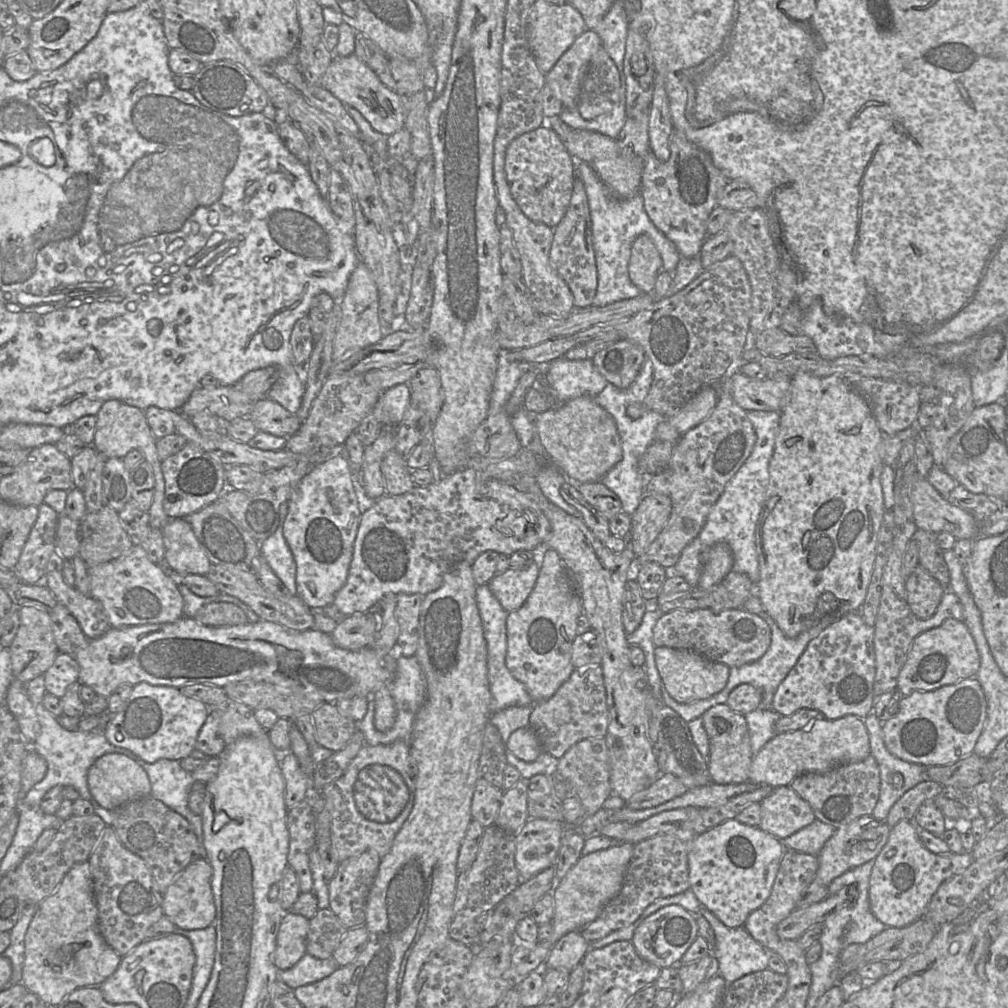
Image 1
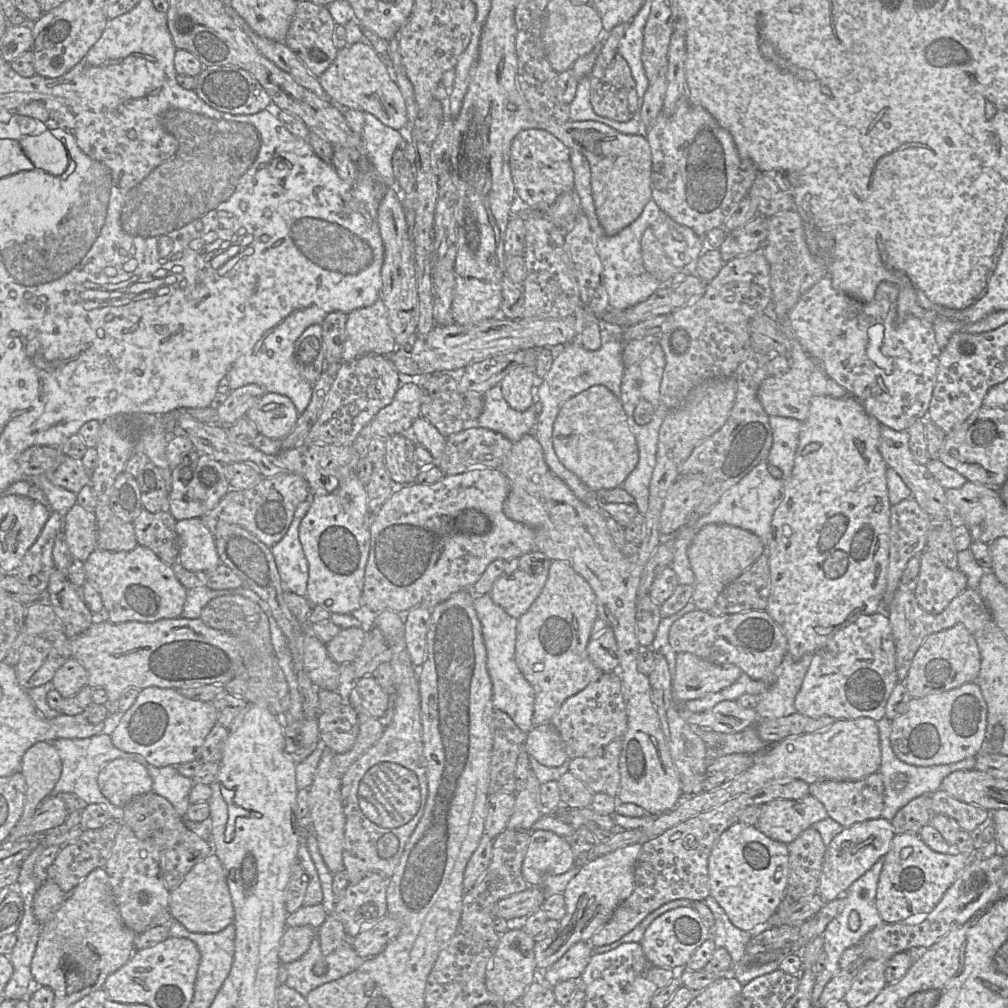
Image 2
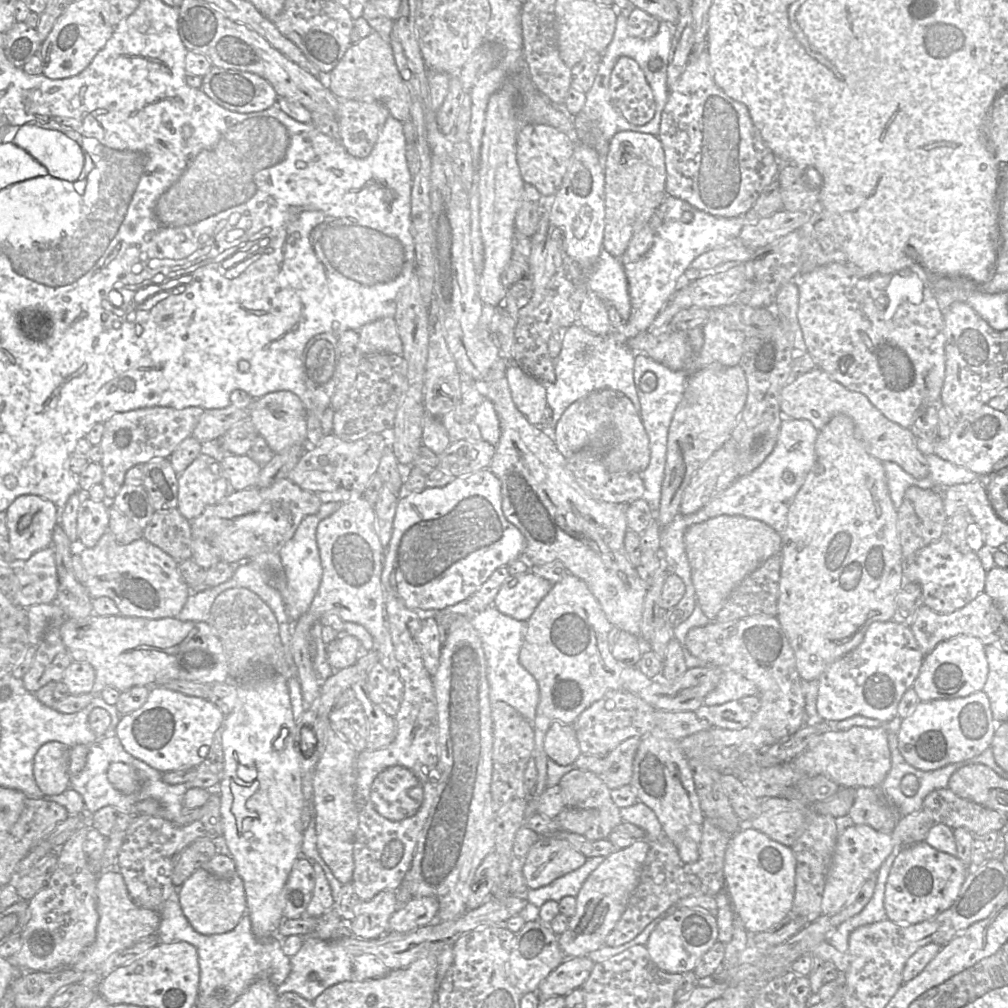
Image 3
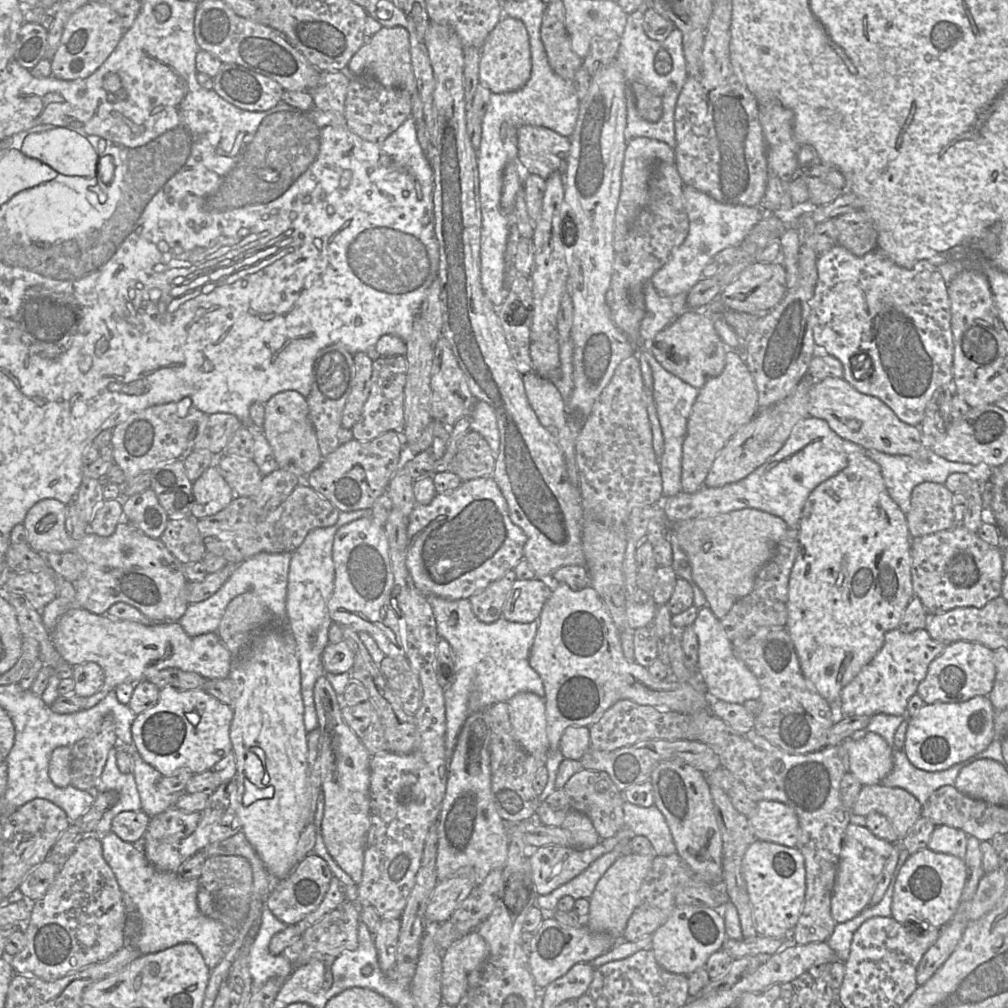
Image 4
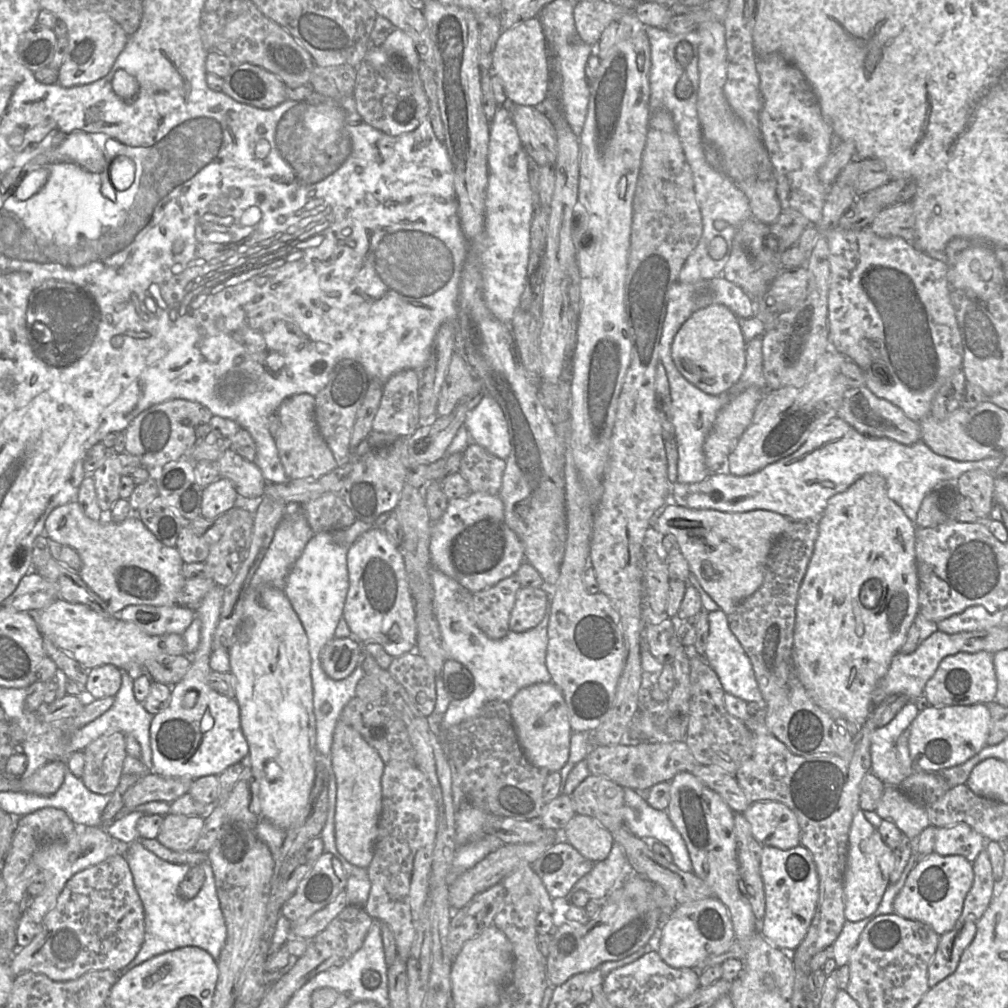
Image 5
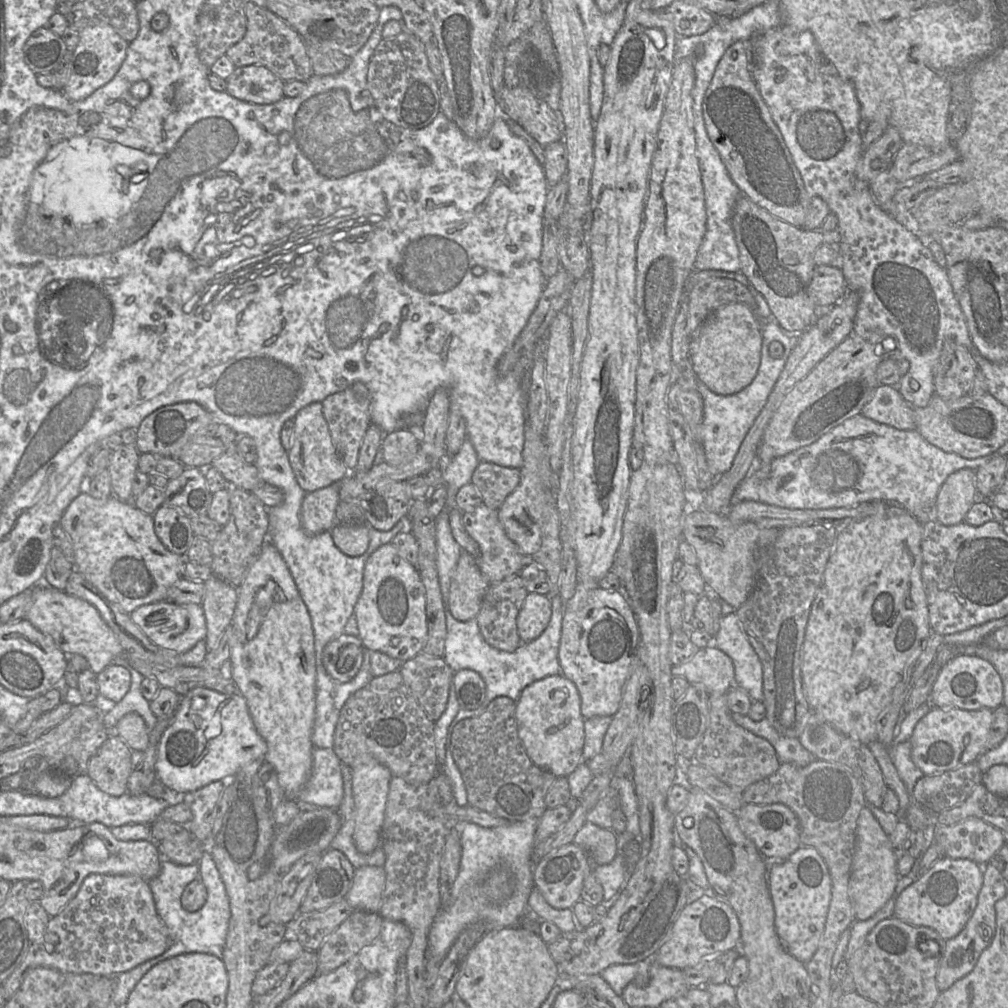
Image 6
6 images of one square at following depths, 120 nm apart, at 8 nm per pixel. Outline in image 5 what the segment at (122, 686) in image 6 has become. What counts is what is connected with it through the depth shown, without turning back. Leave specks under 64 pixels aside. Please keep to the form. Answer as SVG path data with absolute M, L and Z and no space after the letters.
M105 664L88 672L84 685L87 700L115 697L122 684L122 671L114 665Z

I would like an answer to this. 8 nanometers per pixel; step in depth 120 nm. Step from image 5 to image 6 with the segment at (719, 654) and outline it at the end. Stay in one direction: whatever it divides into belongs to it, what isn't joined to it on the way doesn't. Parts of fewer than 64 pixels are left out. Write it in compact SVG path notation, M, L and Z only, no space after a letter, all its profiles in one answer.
M736 612L721 617L712 645L731 658L735 686L745 690L753 701L763 701L762 664L743 632Z

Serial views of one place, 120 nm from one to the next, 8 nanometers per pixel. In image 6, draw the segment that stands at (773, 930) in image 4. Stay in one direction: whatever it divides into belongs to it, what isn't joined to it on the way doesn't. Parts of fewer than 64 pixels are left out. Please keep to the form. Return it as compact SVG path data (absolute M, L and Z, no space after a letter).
M801 846L786 860L769 863L768 884L777 935L792 956L807 963L815 954L825 928L831 901L829 869L815 848L805 846Z

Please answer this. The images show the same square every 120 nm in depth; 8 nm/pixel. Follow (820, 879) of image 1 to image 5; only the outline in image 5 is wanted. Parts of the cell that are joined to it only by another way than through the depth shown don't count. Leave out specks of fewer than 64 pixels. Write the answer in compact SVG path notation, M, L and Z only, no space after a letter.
M859 809L853 816L844 873L844 915L846 920L857 922L872 915L878 908L883 894L889 886L893 870L893 851L883 842L877 828L870 824Z

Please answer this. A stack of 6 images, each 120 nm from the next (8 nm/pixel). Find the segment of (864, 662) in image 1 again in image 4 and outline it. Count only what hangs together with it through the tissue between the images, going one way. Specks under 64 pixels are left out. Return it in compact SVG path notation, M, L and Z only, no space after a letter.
M899 628L888 631L884 643L874 658L846 685L840 695L843 717L887 714L905 716L909 699L928 672L929 664L948 644L933 640L925 629L904 633Z

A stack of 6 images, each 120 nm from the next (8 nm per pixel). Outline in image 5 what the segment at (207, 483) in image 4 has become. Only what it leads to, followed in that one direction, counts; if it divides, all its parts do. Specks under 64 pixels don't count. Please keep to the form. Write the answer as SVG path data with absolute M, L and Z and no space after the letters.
M219 477L203 489L201 516L206 519L216 518L240 501L232 482L227 478Z

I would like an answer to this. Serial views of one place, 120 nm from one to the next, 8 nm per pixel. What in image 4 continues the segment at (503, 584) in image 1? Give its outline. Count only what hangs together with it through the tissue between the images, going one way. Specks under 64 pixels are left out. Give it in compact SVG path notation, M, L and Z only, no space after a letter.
M537 577L516 579L503 605L502 617L523 624L537 620L551 594L551 586Z

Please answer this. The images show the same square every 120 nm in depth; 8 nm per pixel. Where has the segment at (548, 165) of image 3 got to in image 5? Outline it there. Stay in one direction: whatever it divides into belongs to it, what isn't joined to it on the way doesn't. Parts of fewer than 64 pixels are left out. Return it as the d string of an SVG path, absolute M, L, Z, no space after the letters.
M503 104L508 108L522 146L540 167L554 165L557 157L557 134L549 116L534 106Z

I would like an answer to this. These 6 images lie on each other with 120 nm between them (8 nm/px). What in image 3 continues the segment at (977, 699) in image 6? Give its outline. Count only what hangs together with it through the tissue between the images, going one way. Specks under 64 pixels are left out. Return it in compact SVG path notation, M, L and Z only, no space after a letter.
M958 635L939 643L925 655L912 686L921 701L954 699L983 691L989 672L985 645L976 637Z

